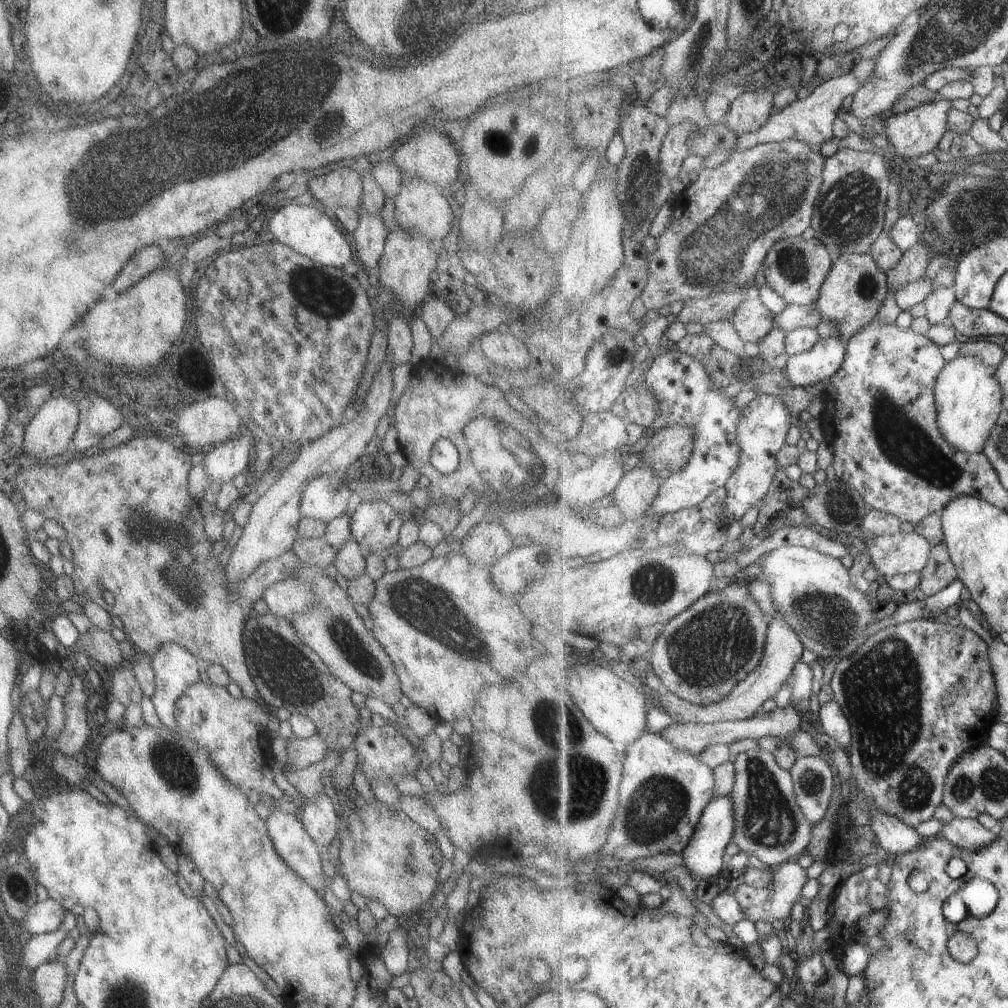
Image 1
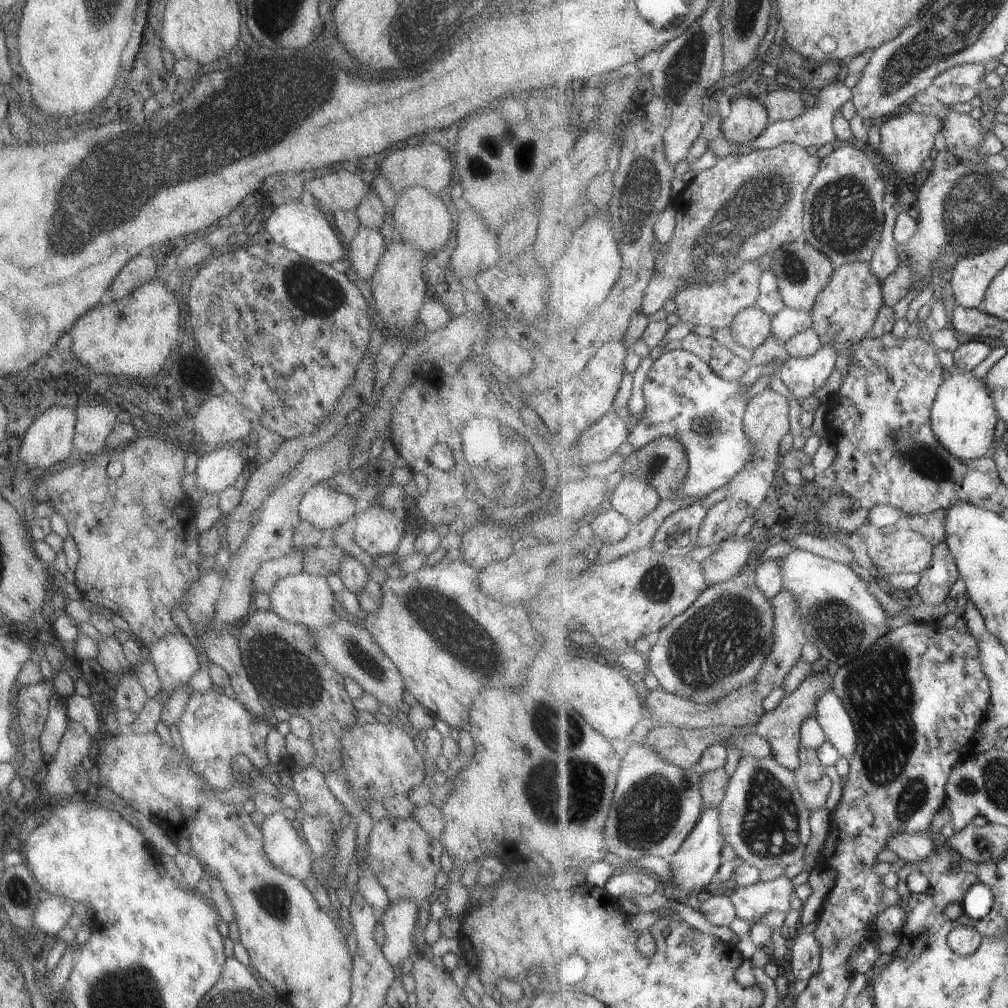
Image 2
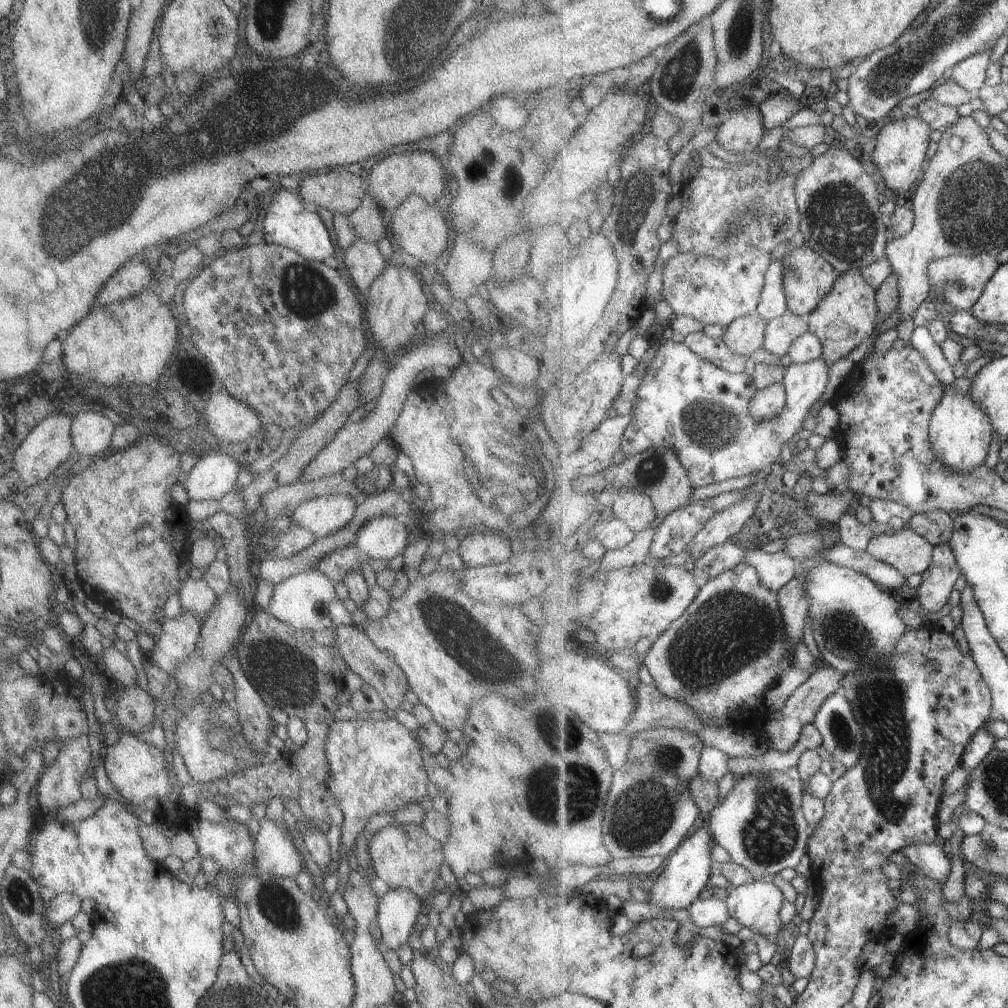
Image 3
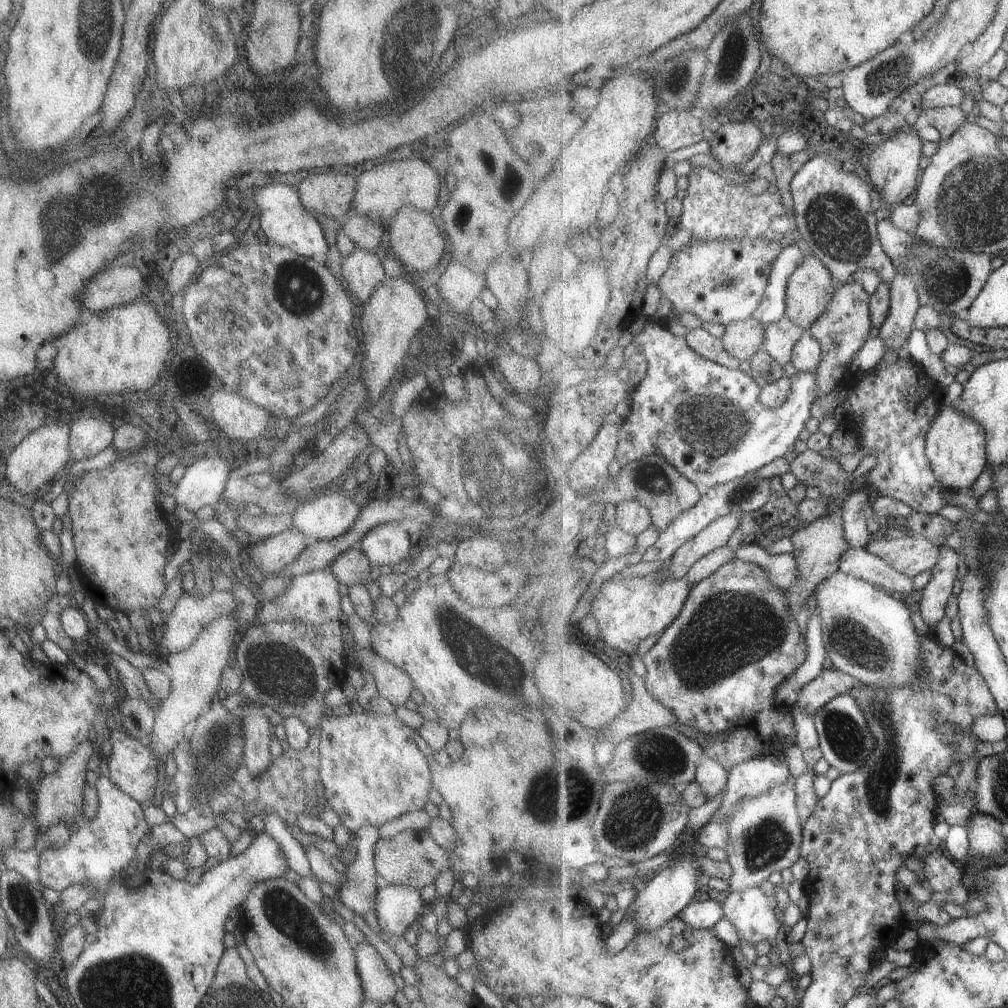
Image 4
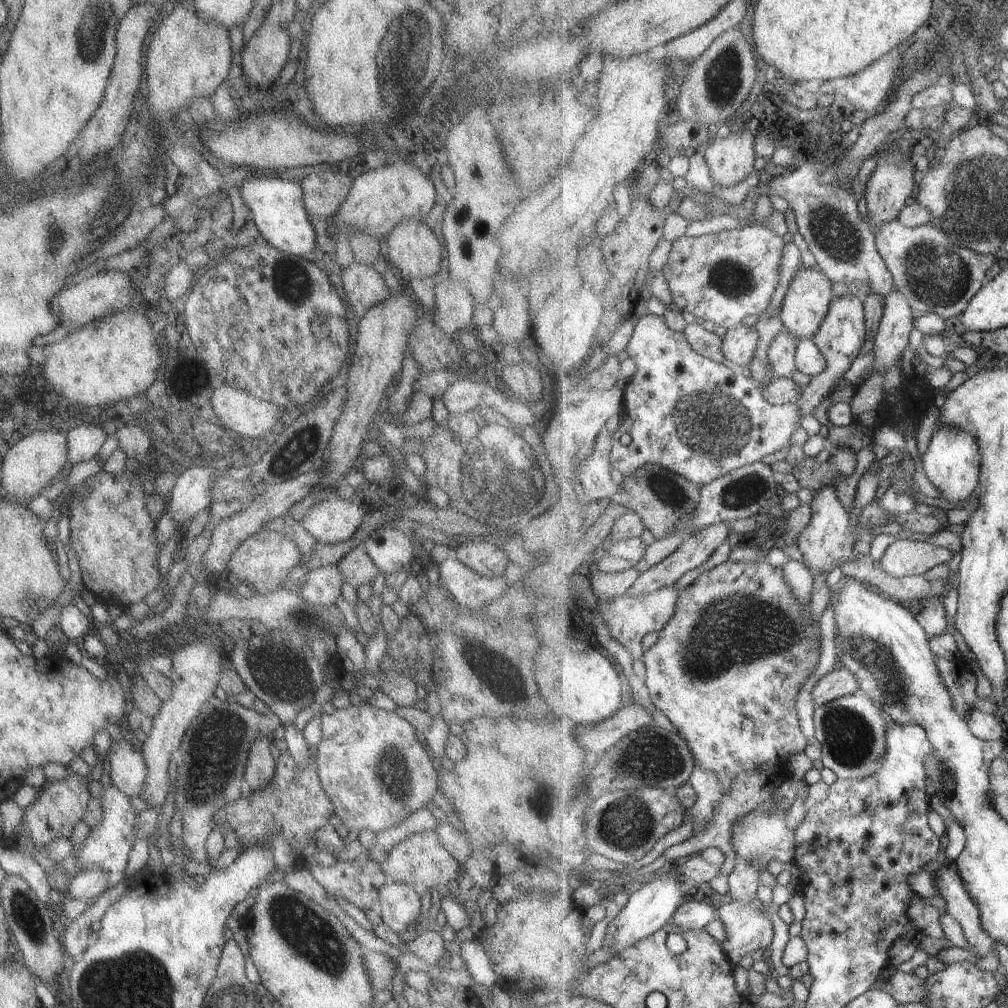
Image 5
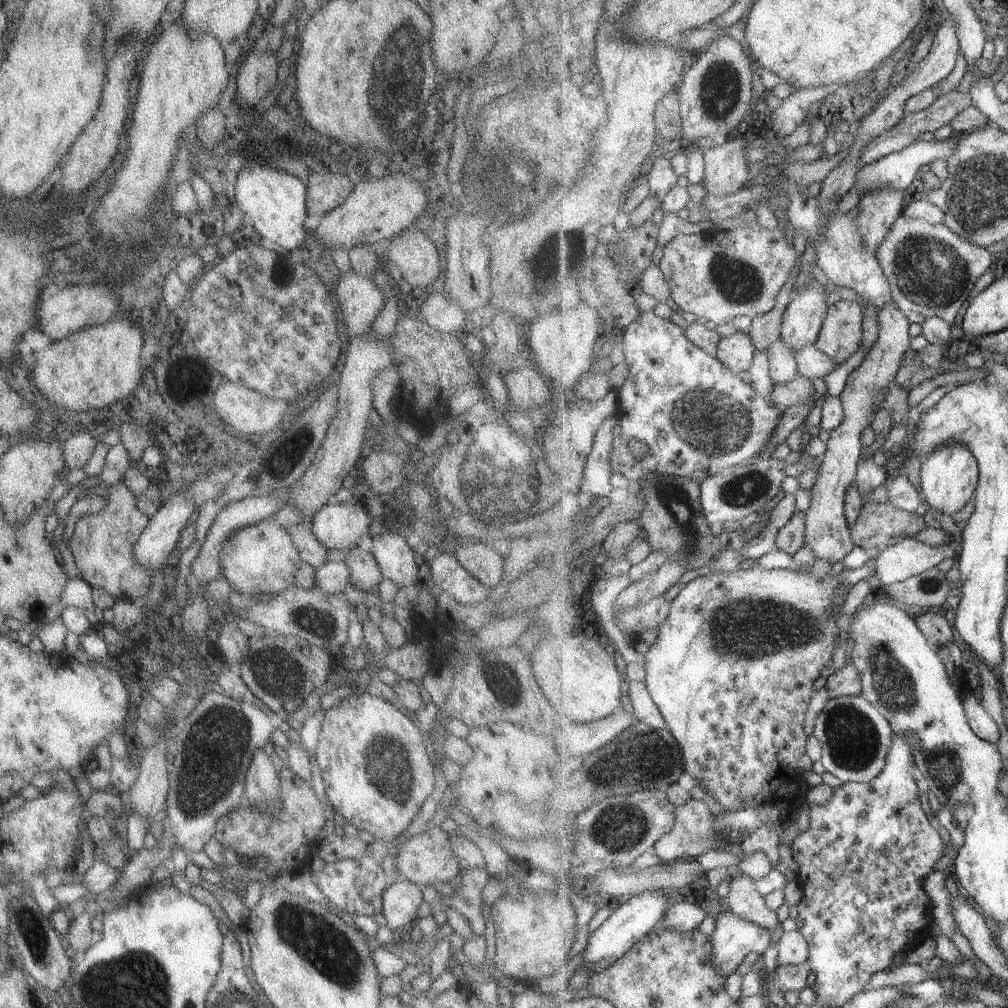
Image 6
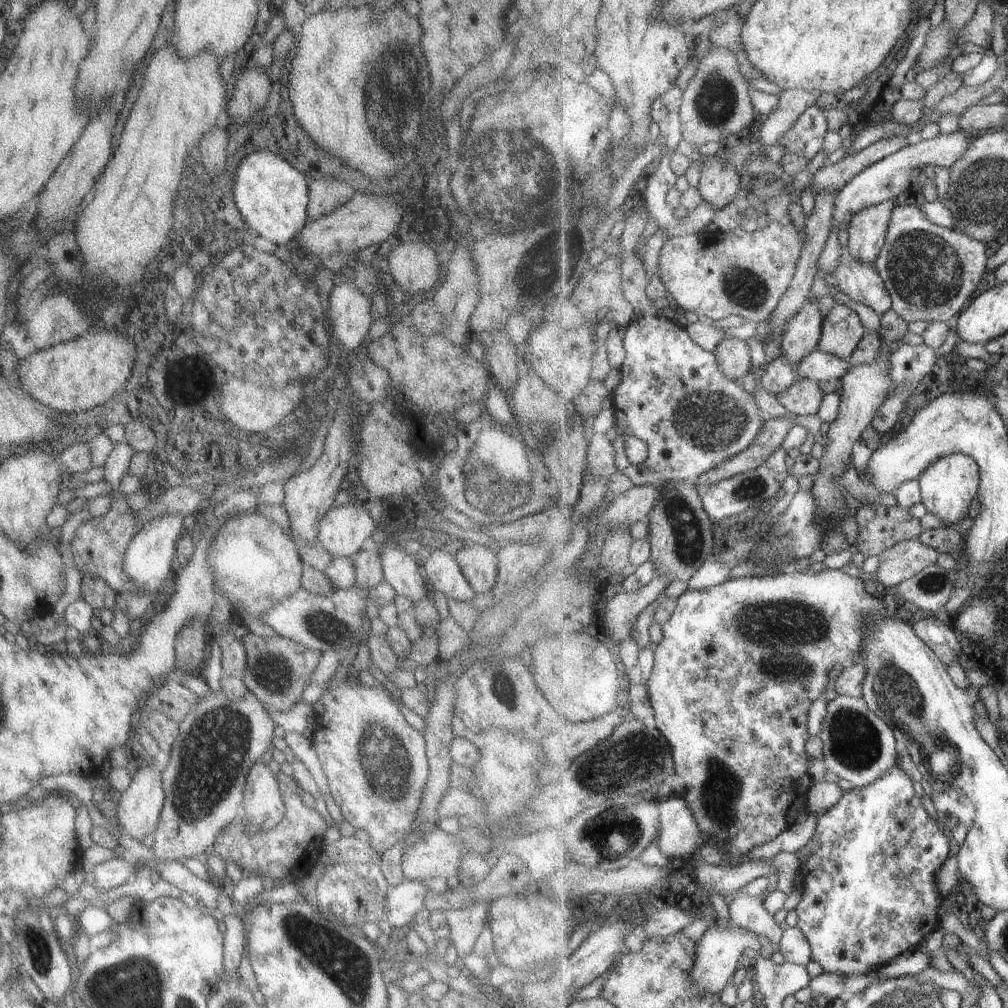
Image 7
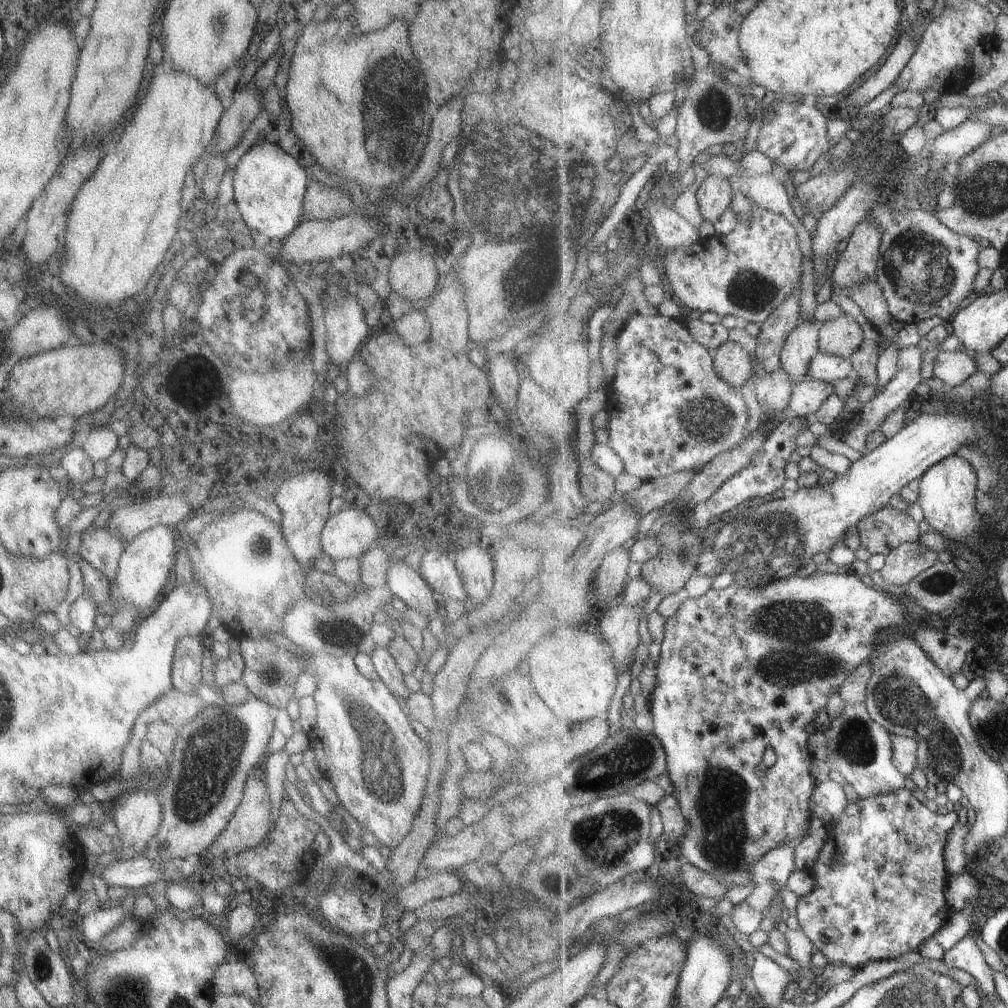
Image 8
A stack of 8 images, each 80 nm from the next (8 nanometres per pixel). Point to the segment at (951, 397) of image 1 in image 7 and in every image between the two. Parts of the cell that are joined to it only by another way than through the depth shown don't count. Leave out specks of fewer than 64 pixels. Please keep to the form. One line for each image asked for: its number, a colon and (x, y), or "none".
2: (964, 417)
3: (961, 432)
4: (956, 446)
5: (952, 462)
6: (949, 478)
7: (949, 486)

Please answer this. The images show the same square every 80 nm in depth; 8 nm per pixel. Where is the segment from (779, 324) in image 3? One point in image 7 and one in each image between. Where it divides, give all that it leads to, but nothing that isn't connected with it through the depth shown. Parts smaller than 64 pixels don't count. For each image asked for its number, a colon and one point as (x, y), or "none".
4: (781, 337)
5: (782, 353)
6: (784, 367)
7: (780, 376)

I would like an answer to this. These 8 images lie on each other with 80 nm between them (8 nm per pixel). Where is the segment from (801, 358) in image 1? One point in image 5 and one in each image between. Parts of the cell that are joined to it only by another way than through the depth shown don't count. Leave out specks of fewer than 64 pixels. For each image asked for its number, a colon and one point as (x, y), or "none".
2: (803, 377)
3: (685, 403)
4: (705, 418)
5: (699, 418)

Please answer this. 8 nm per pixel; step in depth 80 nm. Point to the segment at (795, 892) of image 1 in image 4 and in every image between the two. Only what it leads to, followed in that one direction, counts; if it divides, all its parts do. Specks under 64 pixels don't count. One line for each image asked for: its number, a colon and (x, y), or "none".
2: (766, 903)
3: (756, 905)
4: (752, 912)

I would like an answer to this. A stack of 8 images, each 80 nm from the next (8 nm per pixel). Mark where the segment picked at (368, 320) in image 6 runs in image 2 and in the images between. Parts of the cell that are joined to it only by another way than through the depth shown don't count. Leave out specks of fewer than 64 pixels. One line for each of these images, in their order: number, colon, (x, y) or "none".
2: (366, 247)
3: (363, 262)
4: (362, 271)
5: (362, 287)

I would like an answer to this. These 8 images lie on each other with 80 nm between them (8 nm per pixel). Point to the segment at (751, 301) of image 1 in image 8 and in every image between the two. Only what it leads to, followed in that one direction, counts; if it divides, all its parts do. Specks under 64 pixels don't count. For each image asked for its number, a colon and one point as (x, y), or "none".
2: (752, 328)
3: (746, 334)
4: (742, 339)
5: (739, 345)
6: (736, 352)
7: (734, 355)
8: (732, 362)

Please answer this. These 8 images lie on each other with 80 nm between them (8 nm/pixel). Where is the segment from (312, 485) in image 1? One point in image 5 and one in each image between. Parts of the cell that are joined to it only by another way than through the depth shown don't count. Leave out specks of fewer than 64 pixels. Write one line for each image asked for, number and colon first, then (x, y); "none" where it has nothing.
2: (324, 508)
3: (322, 515)
4: (326, 517)
5: (333, 520)

